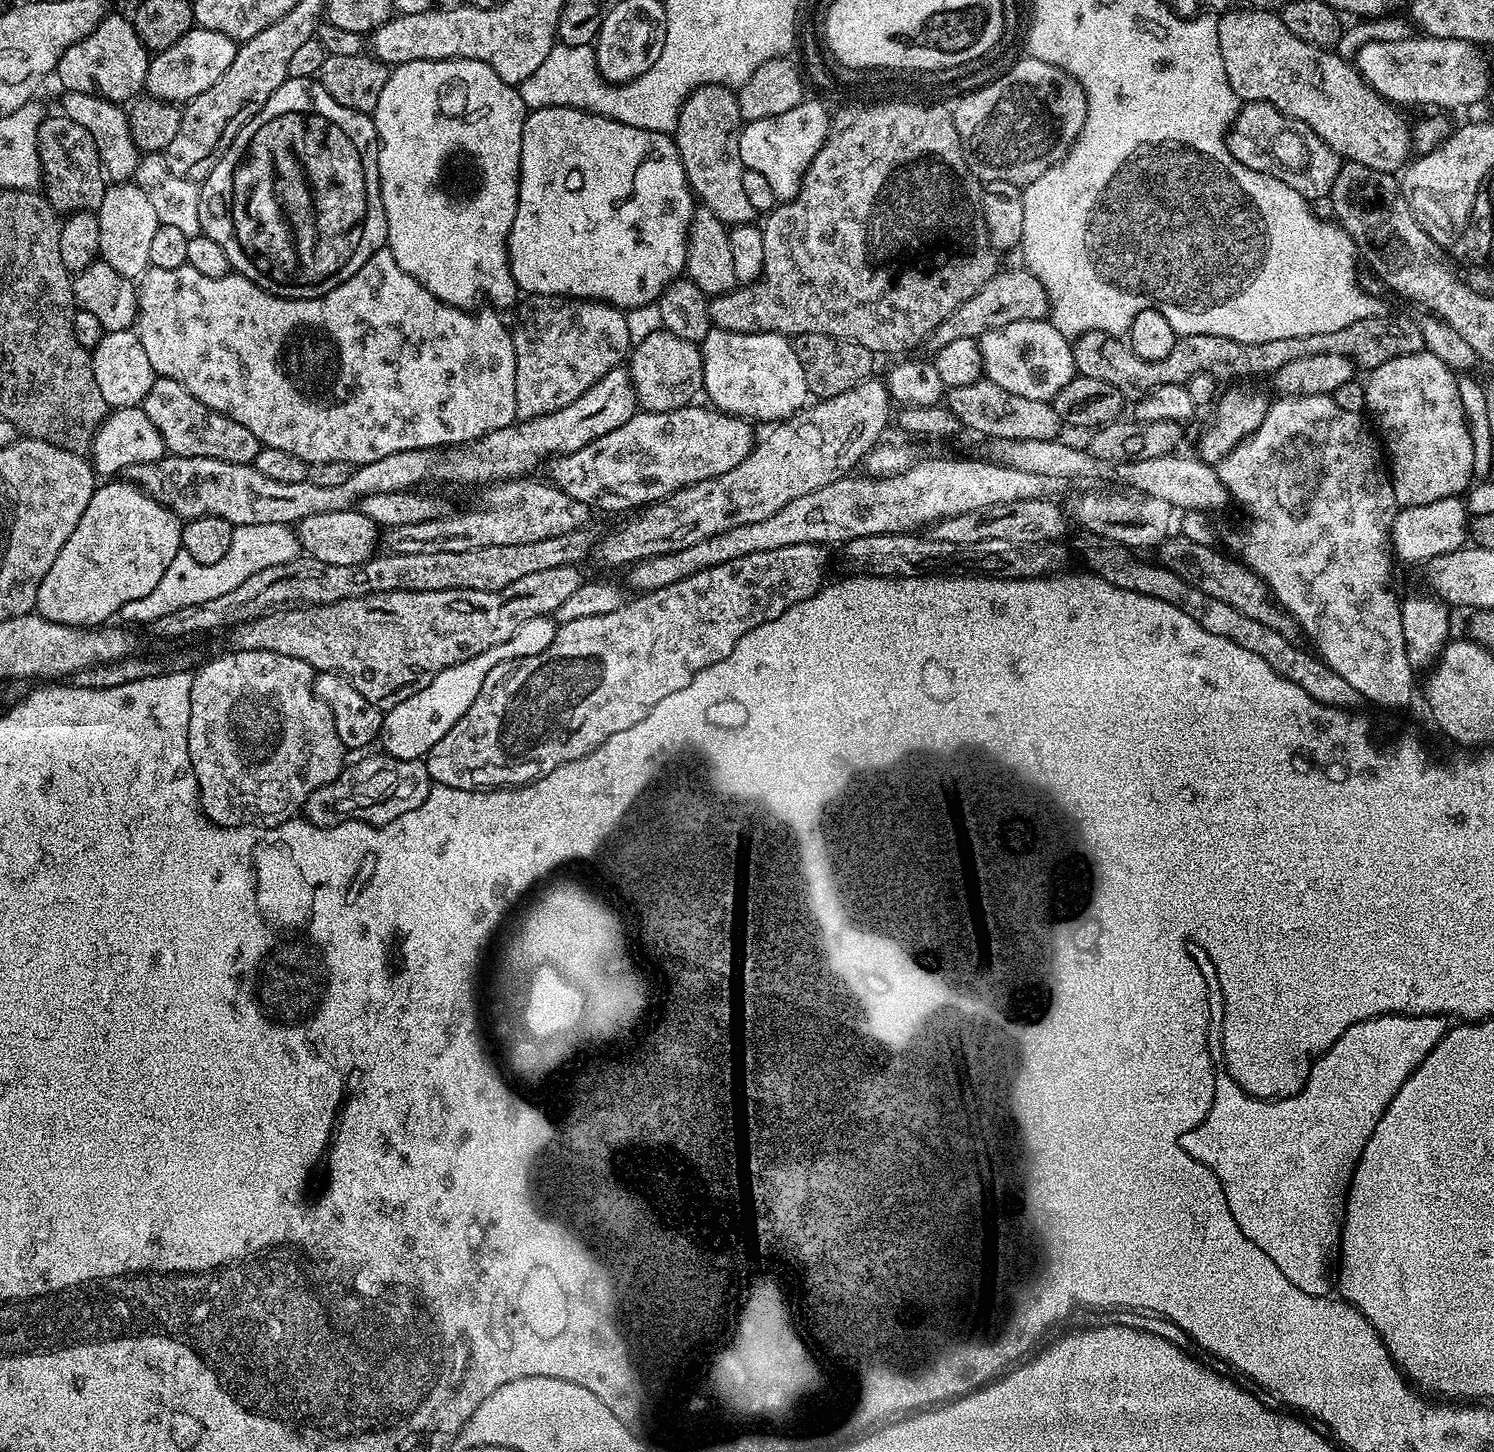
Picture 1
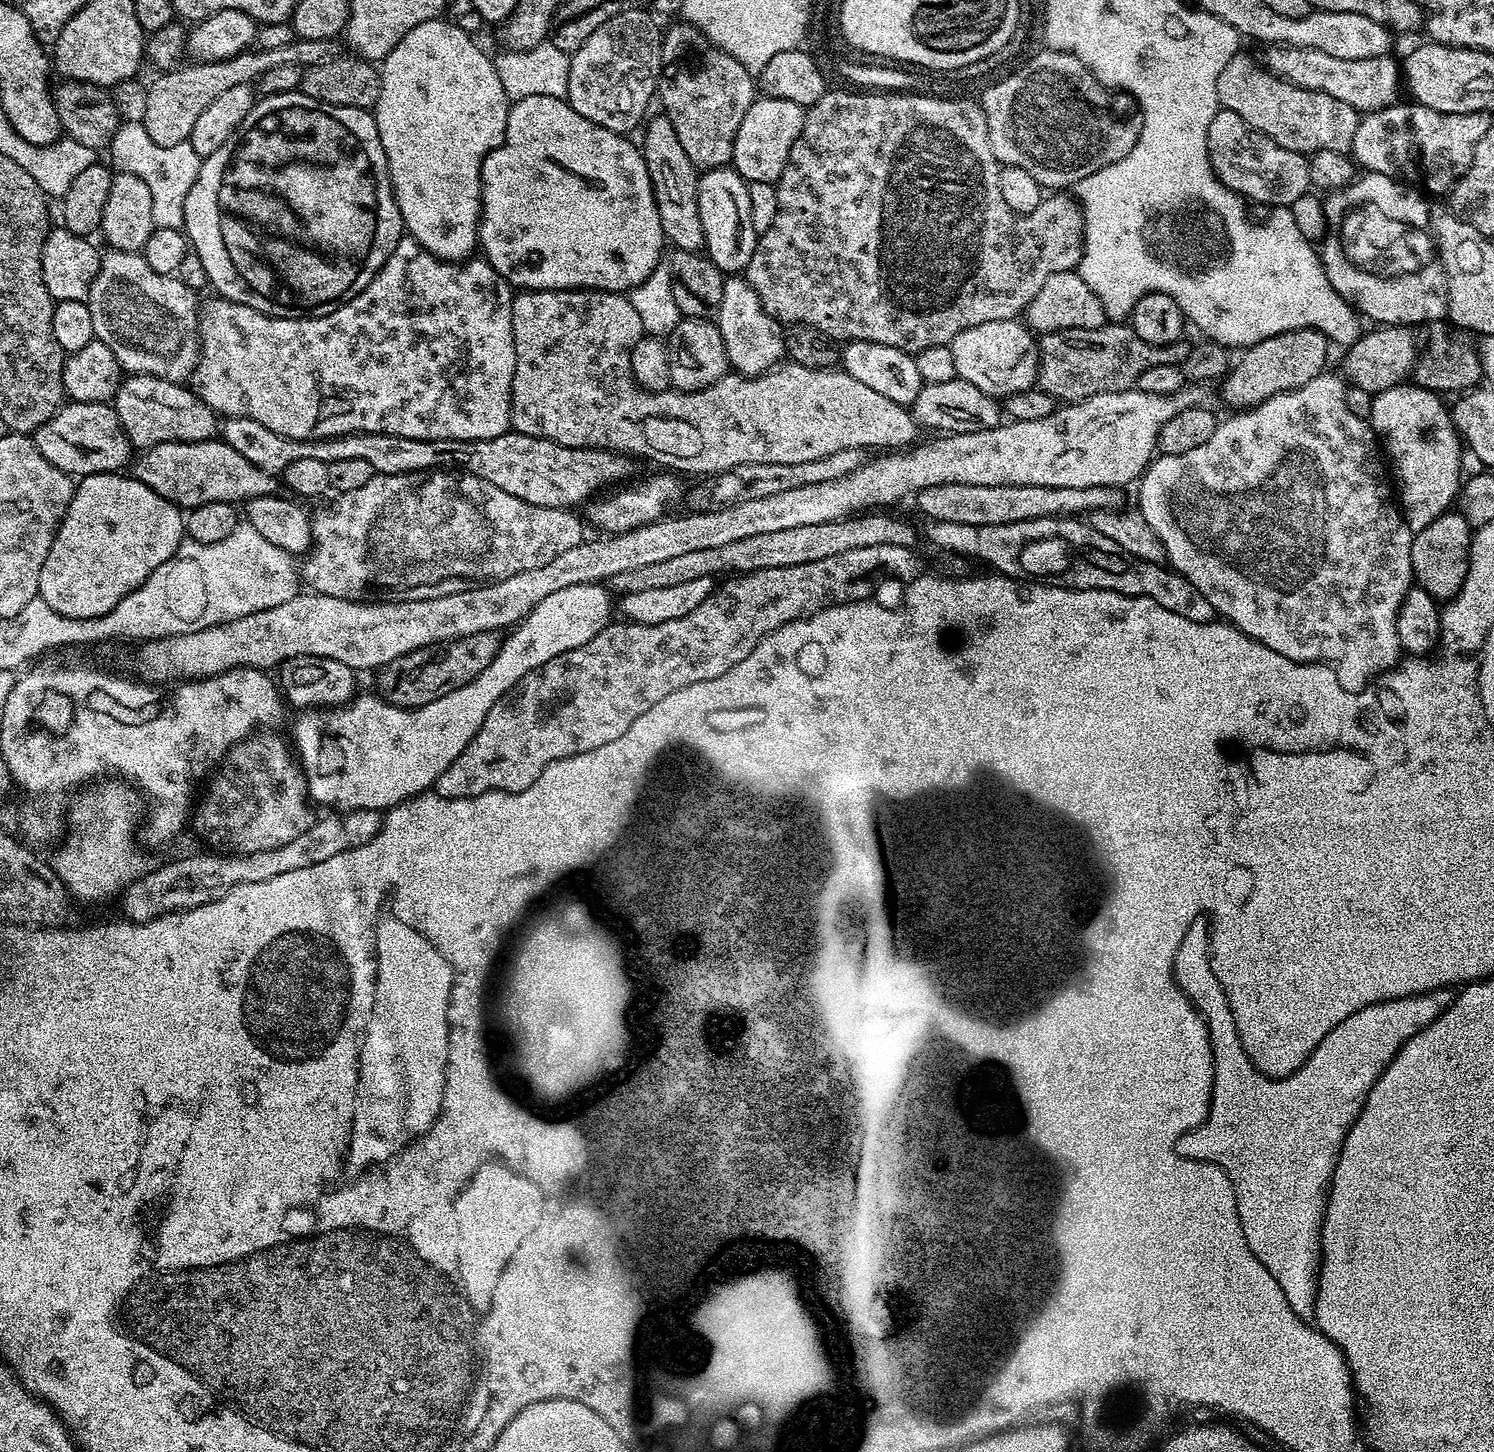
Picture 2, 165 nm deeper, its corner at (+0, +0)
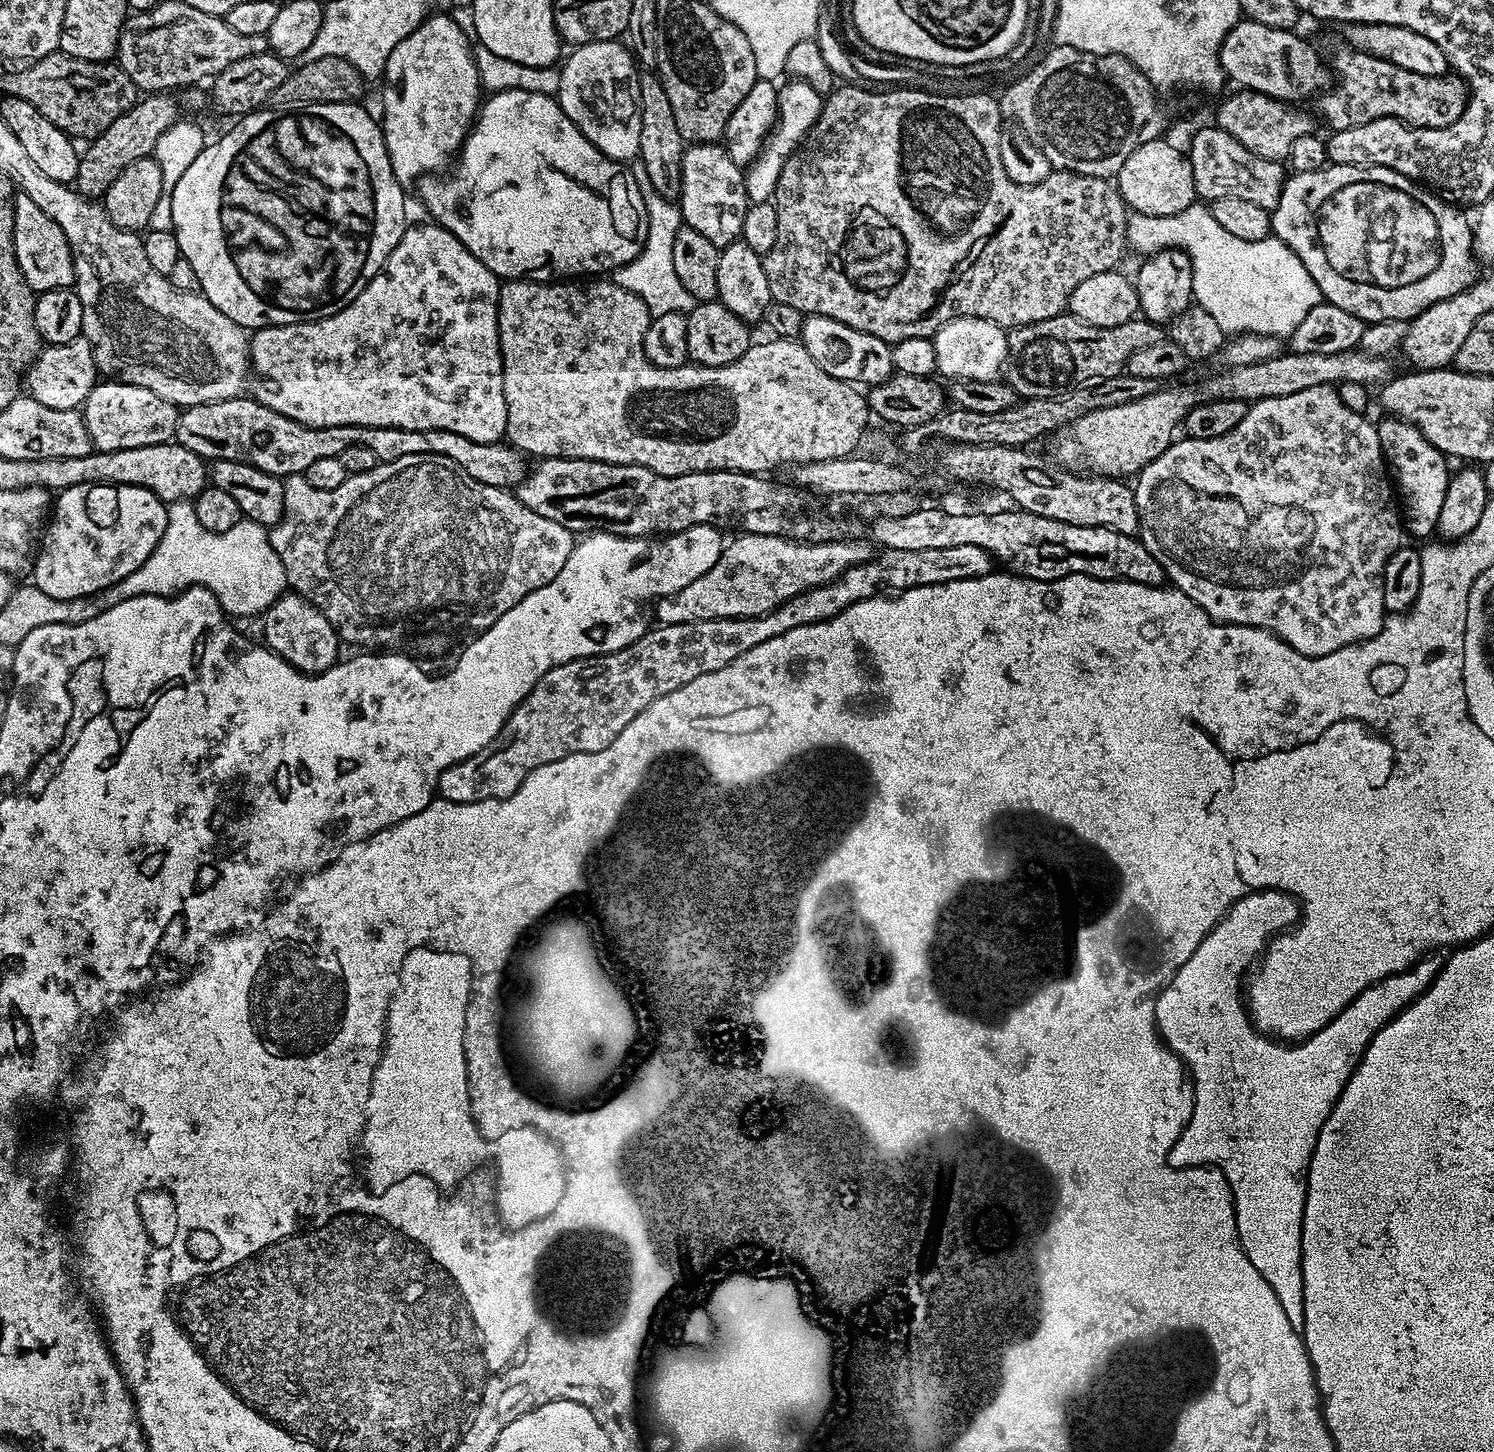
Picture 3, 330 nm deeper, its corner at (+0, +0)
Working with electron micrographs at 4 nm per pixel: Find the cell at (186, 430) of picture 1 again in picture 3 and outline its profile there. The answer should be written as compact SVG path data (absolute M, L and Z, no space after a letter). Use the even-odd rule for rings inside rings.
M110 379L97 382L82 405L84 424L97 452L167 444L175 437L180 413L177 405L166 402L166 398L158 398L154 390Z

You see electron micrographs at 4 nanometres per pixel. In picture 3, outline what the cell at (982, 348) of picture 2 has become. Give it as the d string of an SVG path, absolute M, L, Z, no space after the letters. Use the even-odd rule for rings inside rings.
M959 316L946 322L932 337L936 369L953 380L999 380L1008 363L1009 333L999 324L977 316Z

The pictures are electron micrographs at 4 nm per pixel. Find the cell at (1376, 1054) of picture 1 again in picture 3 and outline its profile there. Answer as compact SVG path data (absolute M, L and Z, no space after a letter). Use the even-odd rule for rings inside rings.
M1261 889L1259 892L1250 892L1239 899L1238 902L1232 904L1228 908L1227 914L1212 928L1210 934L1199 943L1198 950L1188 954L1188 968L1184 968L1183 972L1180 972L1175 984L1172 984L1168 992L1165 993L1163 1000L1160 1000L1159 1018L1161 1028L1164 1030L1161 1035L1163 1041L1171 1041L1174 1036L1188 1036L1186 1072L1198 1074L1198 1095L1200 1095L1198 1118L1192 1120L1192 1127L1186 1129L1183 1139L1180 1139L1179 1144L1176 1144L1176 1152L1172 1152L1172 1160L1216 1160L1216 1164L1224 1164L1224 1168L1228 1168L1228 1176L1232 1176L1232 1188L1238 1190L1240 1233L1246 1234L1246 1244L1243 1248L1248 1247L1248 1256L1256 1259L1256 1264L1262 1266L1264 1277L1267 1280L1272 1280L1270 1290L1274 1290L1274 1294L1282 1306L1282 1314L1286 1314L1286 1318L1290 1318L1290 1326L1294 1326L1294 1330L1300 1333L1302 1330L1304 1283L1302 1282L1300 1264L1296 1262L1297 1256L1300 1256L1300 1248L1296 1246L1296 1225L1300 1224L1300 1200L1304 1200L1304 1180L1300 1180L1300 1172L1304 1172L1304 1160L1308 1160L1308 1148L1312 1148L1312 1136L1316 1136L1316 1128L1320 1128L1320 1120L1324 1120L1332 1113L1336 1099L1342 1094L1346 1082L1352 1076L1352 1071L1356 1069L1357 1062L1360 1061L1360 1055L1365 1052L1365 1048L1373 1040L1374 1034L1432 984L1433 978L1439 974L1442 965L1444 965L1445 957L1438 952L1429 953L1423 960L1420 960L1419 963L1411 966L1408 970L1380 979L1377 983L1367 987L1362 994L1358 994L1358 997L1352 999L1349 1006L1344 1007L1326 1026L1322 1026L1322 1030L1318 1030L1306 1040L1291 1042L1287 1048L1280 1048L1275 1044L1269 1044L1267 1040L1260 1039L1260 1036L1256 1036L1255 1032L1252 1032L1251 1028L1248 1027L1248 1021L1244 1019L1246 1013L1243 1013L1240 1010L1240 1004L1237 1004L1237 977L1243 971L1244 964L1255 961L1265 951L1272 936L1293 927L1299 921L1299 916L1300 905L1296 897L1288 892L1276 889ZM1264 1180L1284 1180L1284 1184L1264 1184Z

